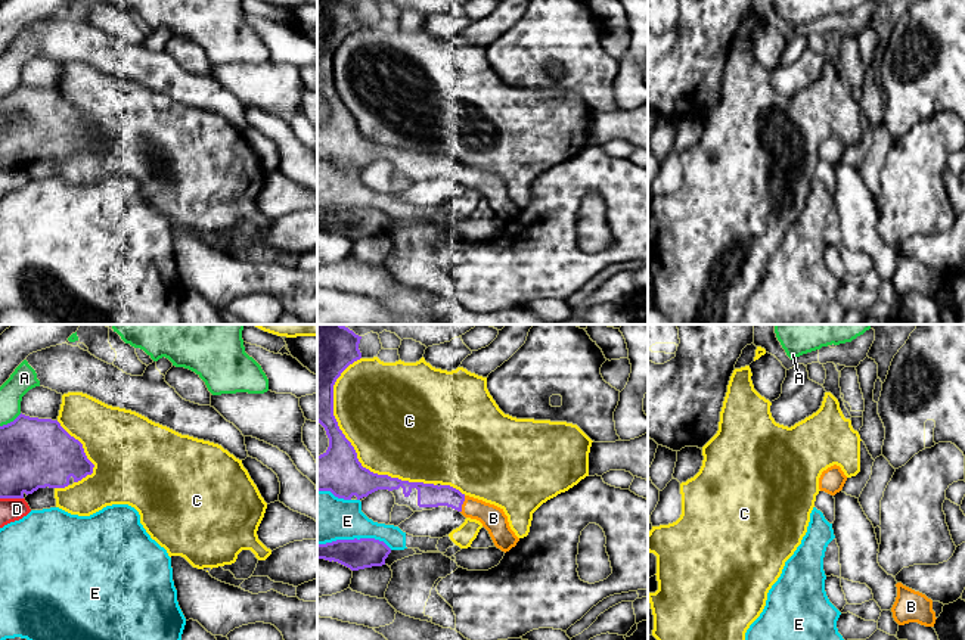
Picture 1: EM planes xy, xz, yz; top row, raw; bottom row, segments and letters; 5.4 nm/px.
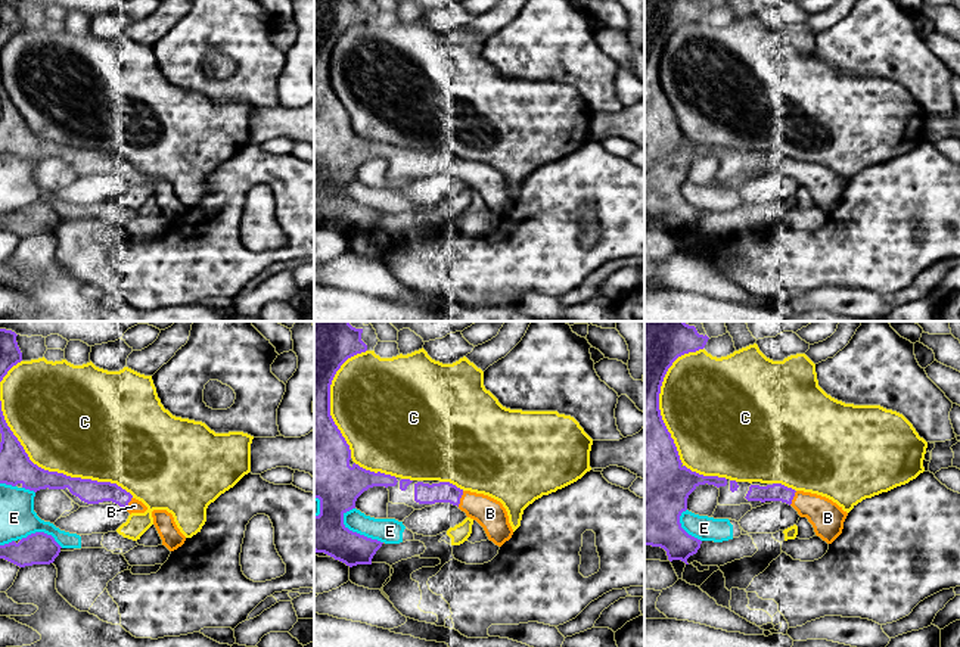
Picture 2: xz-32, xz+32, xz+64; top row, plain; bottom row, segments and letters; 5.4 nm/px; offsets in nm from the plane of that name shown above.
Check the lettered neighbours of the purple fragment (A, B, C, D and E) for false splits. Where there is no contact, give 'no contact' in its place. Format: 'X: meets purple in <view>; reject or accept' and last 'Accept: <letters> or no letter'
A: meets purple in xy; reject
B: meets purple in xz; accept
C: meets purple in xz; reject
D: meets purple in xy; reject
E: meets purple in xz; reject
Accept: B

